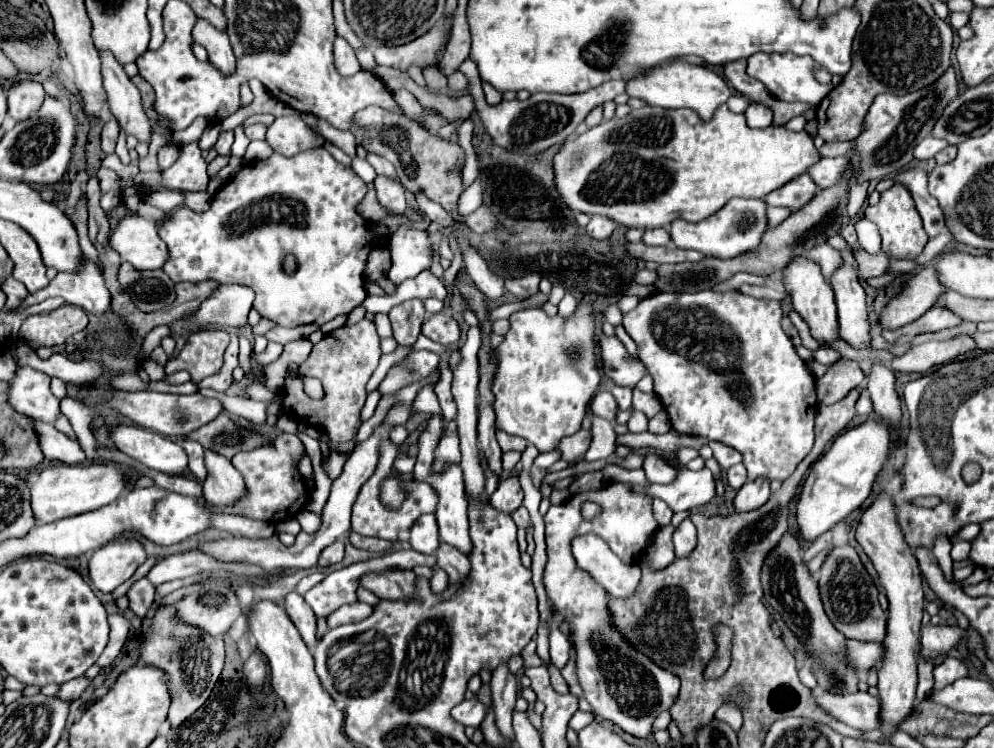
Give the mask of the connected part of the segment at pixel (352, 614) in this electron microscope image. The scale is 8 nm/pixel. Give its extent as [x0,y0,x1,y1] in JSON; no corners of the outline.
[327,601,373,629]

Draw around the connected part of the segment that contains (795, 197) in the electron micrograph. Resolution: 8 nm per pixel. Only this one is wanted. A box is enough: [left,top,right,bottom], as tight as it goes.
[765,173,817,211]

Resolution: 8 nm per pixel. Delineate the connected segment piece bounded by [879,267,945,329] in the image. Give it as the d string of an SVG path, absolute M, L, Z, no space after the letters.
M923 269L903 285L899 295L889 299L879 315L881 329L899 329L915 321L937 303L943 291L945 287L939 283L935 269Z

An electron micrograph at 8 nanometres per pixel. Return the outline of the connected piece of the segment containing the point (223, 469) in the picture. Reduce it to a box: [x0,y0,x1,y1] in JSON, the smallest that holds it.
[203,451,245,505]

